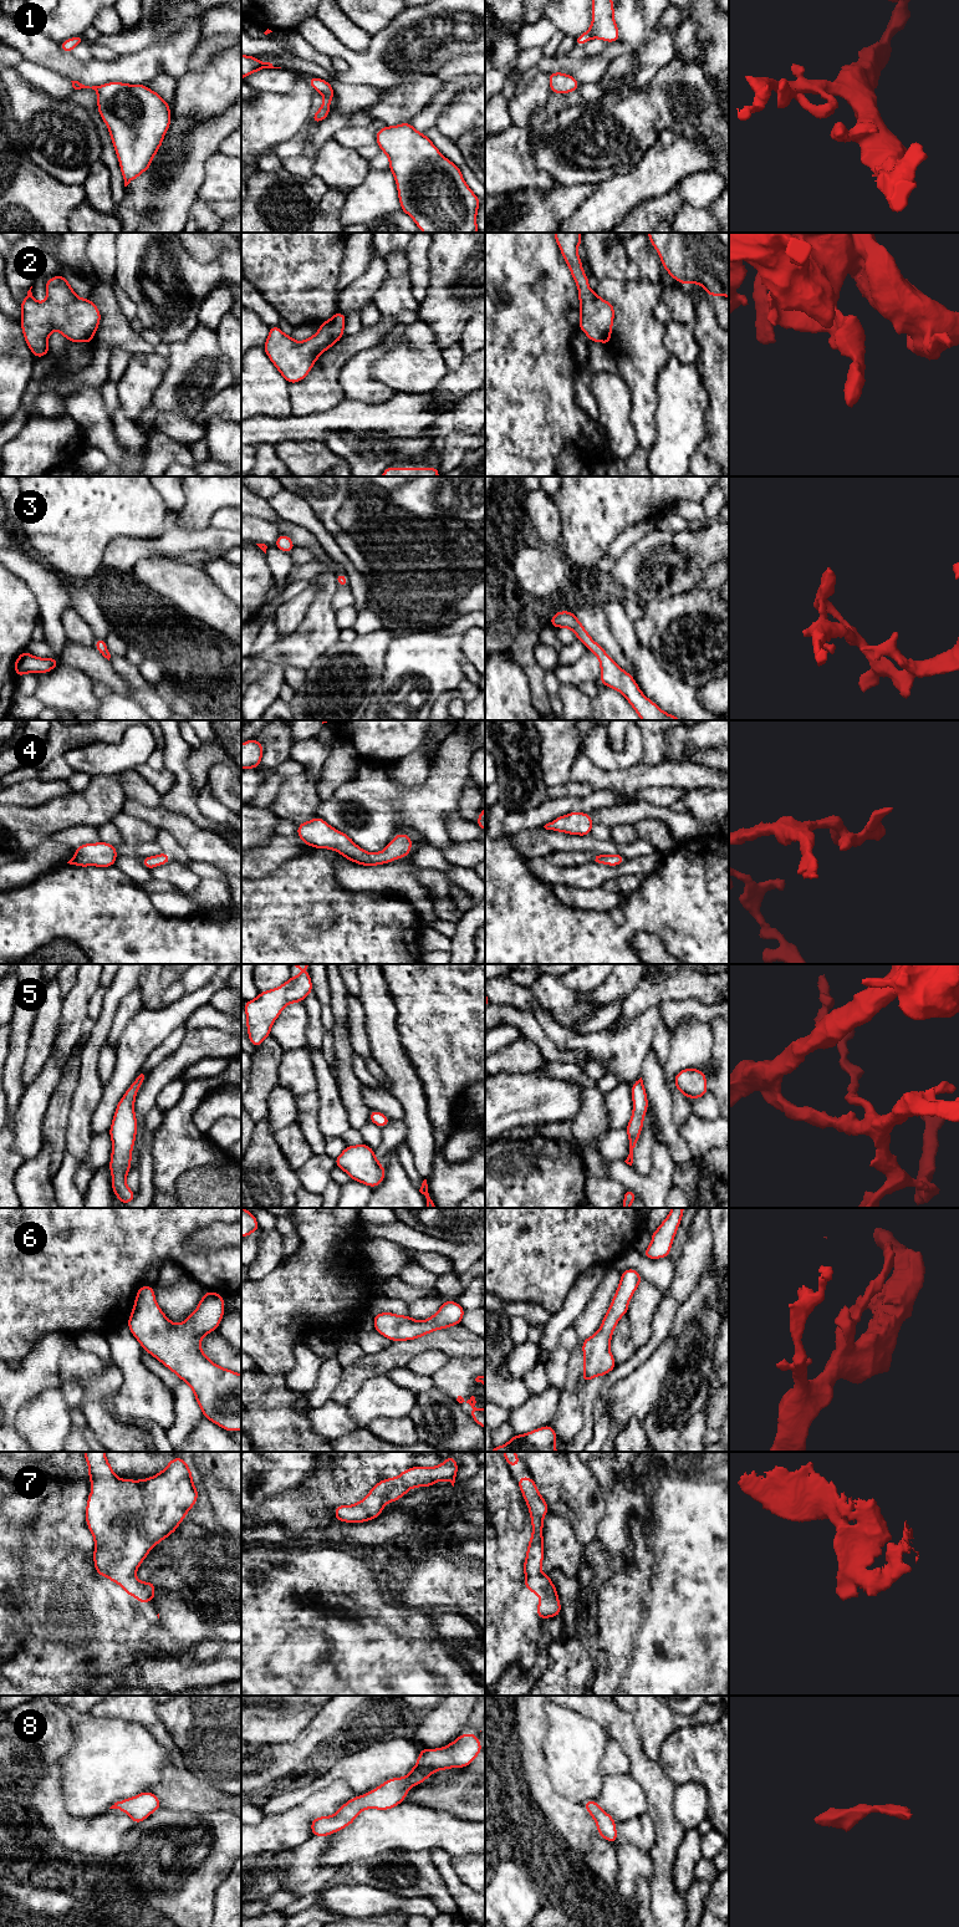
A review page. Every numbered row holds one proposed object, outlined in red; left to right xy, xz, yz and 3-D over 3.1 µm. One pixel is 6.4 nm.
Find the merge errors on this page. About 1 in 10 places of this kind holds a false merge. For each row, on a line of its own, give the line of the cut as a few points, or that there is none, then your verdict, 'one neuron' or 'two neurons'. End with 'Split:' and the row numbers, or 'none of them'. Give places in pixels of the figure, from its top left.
1: no cut; one neuron
2: no cut; one neuron
3: no cut; one neuron
4: no cut; one neuron
5: no cut; one neuron
6: no cut; one neuron
7: no cut; one neuron
8: no cut; one neuron
Split: none of them

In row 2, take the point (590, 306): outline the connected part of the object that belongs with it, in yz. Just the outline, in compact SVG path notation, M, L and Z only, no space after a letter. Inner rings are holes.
M554 233L554 235L578 287L581 313L578 330L583 331L591 342L611 345L614 306L588 287L588 276L583 272L582 261L577 254L577 246L582 244L581 234Z

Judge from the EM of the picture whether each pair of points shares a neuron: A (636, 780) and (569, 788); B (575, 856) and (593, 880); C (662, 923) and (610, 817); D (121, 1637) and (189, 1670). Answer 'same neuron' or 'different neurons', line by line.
A: different neurons
B: different neurons
C: different neurons
D: different neurons

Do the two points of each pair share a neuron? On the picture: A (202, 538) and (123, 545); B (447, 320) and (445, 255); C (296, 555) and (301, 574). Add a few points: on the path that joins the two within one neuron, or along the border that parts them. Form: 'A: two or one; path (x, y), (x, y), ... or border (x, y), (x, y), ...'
A: one; path (182, 541), (164, 546), (143, 546)
B: one; path (447, 304), (447, 292), (440, 286), (445, 271)
C: one; path (301, 560), (301, 569)

